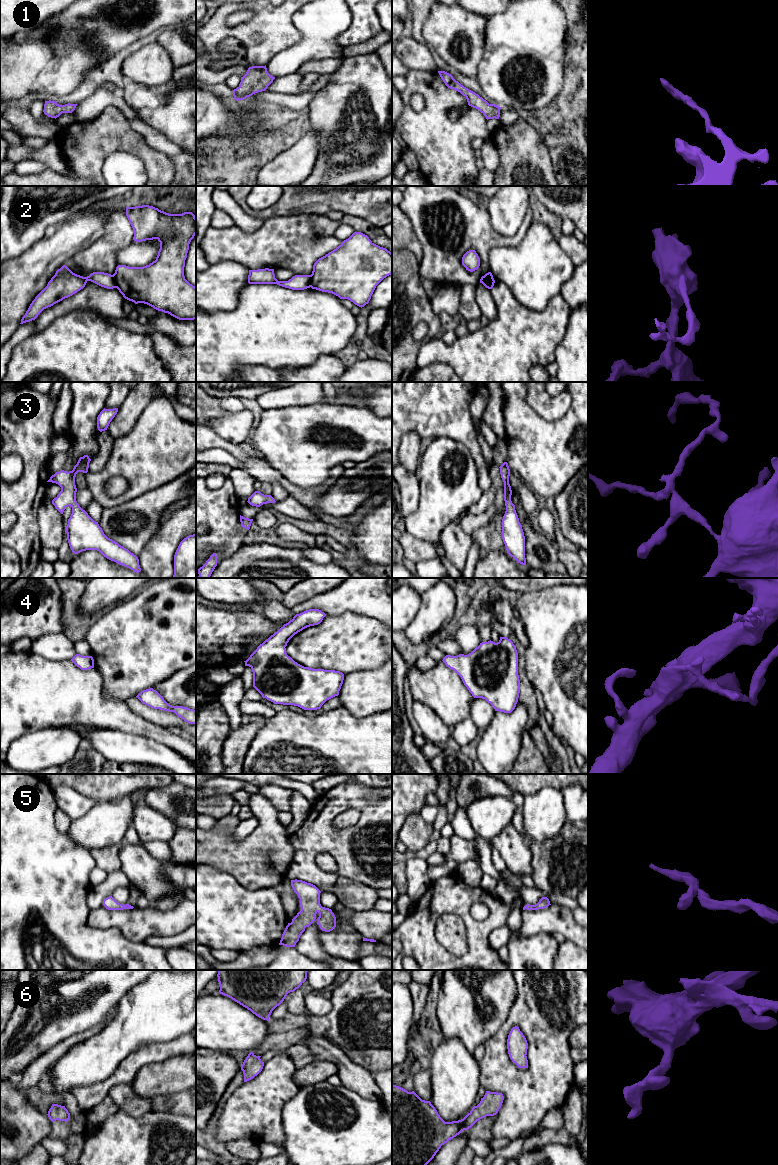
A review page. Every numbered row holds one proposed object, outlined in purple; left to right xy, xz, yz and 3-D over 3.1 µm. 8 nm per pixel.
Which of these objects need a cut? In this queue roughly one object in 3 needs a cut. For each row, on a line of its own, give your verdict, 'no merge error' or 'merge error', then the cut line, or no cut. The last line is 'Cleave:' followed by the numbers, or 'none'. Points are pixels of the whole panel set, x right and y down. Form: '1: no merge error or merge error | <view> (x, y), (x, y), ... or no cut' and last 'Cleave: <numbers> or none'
1: no merge error | no cut
2: merge error | xy (112, 275), (116, 287)
3: no merge error | no cut
4: no merge error | no cut
5: no merge error | no cut
6: no merge error | no cut
Cleave: 2

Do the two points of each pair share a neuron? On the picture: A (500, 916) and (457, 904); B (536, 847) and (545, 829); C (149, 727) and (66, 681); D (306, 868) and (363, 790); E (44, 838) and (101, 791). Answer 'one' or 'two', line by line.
A: one
B: two
C: one
D: one
E: two

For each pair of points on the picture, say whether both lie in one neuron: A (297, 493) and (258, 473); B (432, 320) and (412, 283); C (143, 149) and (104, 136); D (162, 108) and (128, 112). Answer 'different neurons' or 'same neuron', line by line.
A: same neuron
B: same neuron
C: same neuron
D: different neurons

